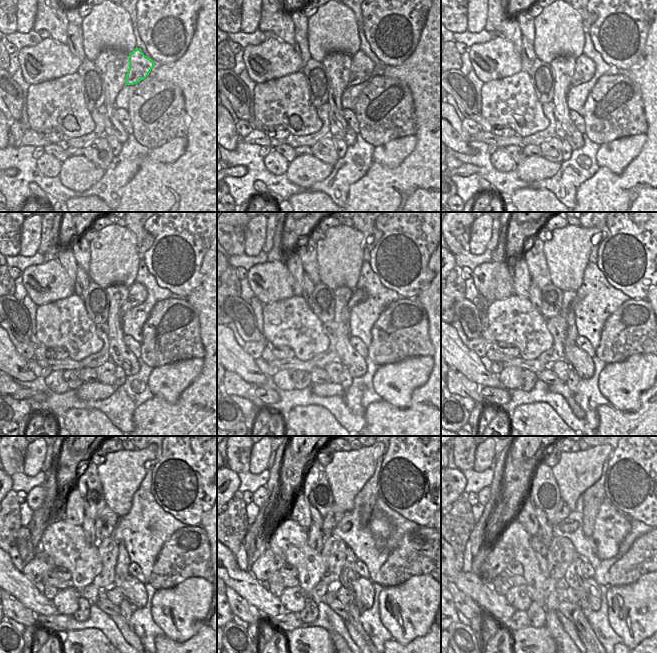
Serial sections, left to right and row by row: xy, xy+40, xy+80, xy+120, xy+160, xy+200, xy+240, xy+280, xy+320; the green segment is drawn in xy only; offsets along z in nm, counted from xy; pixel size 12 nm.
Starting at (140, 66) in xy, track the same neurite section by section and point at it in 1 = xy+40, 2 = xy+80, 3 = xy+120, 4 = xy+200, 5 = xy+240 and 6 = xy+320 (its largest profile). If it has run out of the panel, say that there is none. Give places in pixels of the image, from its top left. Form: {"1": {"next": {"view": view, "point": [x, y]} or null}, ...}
{"1": {"next": {"view": "xy+40", "point": [362, 67]}}, "2": {"next": {"view": "xy+80", "point": [585, 68]}}, "3": {"next": {"view": "xy+120", "point": [137, 294]}}, "4": {"next": {"view": "xy+200", "point": [571, 333]}}, "5": {"next": {"view": "xy+240", "point": [123, 560]}}, "6": {"next": {"view": "xy+320", "point": [574, 577]}}}

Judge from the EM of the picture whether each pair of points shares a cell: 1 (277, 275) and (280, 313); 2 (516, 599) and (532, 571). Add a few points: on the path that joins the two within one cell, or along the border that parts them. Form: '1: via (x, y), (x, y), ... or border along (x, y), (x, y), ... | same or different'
1: border along (292, 295), (264, 304) | different
2: border along (525, 585), (528, 595), (532, 600) | different

